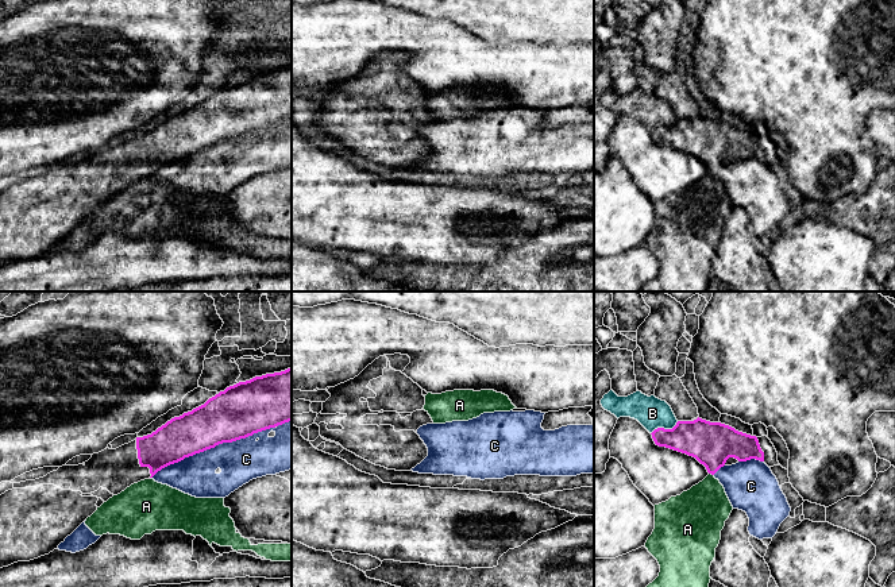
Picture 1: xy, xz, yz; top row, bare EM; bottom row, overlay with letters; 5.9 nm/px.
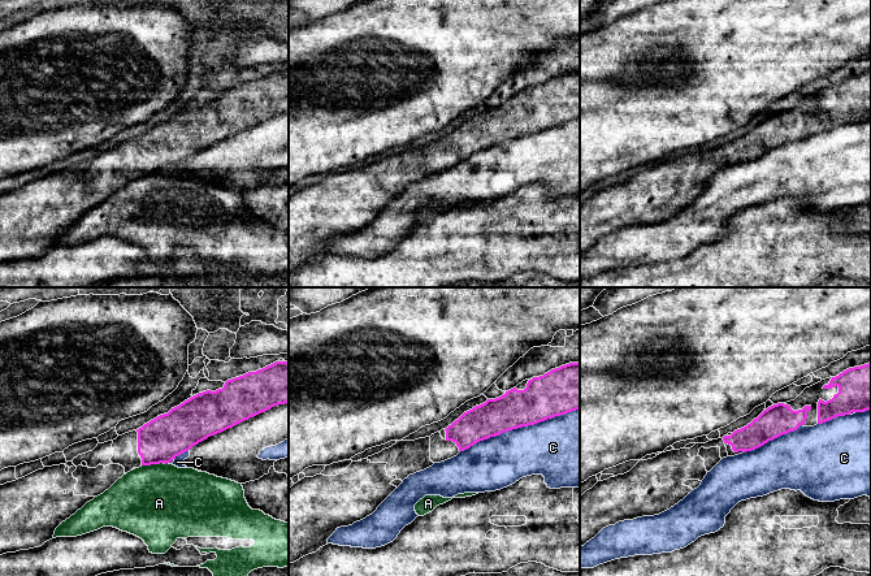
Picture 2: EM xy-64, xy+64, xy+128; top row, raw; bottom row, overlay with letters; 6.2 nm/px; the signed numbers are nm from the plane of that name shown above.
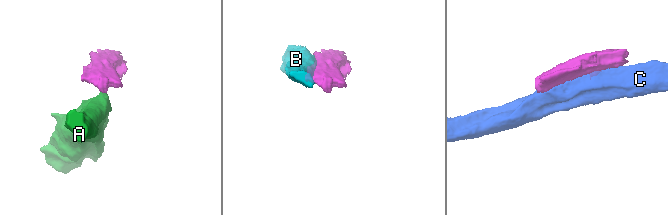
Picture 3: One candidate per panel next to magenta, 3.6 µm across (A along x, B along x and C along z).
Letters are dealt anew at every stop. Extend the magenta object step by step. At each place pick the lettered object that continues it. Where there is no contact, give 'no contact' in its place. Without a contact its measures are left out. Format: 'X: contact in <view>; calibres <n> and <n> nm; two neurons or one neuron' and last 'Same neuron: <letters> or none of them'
A: contact in yz; calibres 260 and 320 nm; two neurons
B: contact in yz; calibres 240 and 190 nm; two neurons
C: contact in xy; calibres 300 and 260 nm; two neurons
Same neuron: none of them

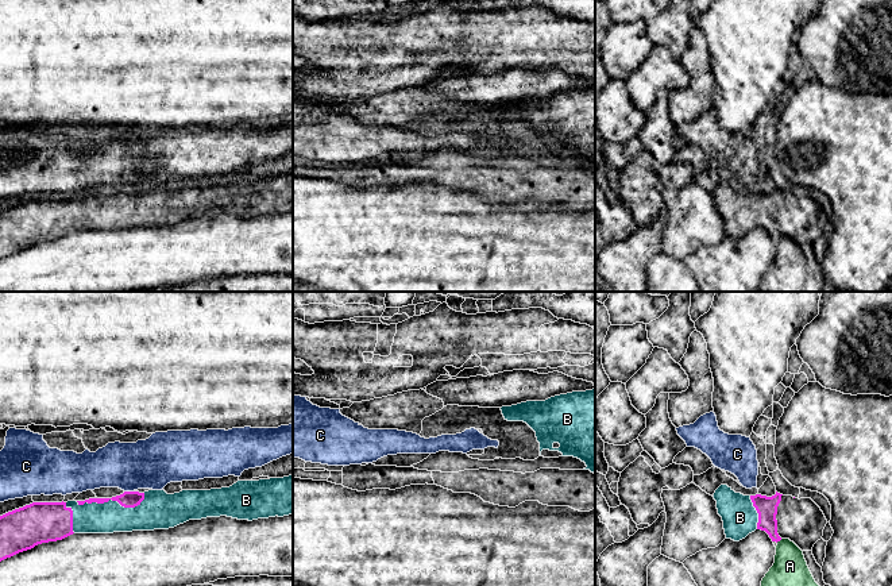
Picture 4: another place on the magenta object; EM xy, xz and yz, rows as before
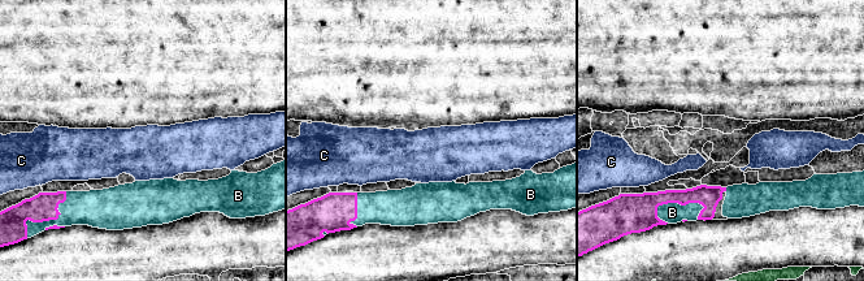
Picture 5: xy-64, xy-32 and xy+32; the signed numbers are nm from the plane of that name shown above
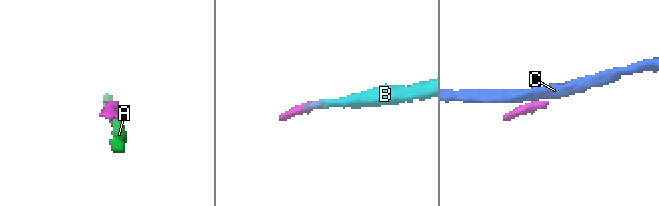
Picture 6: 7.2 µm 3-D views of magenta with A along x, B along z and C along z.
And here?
A: contact in yz; calibres 130 and 280 nm; two neurons
B: contact in xy; calibres 100 and 190 nm; one neuron
C: contact in xy; calibres 100 and 300 nm; two neurons
Same neuron: B

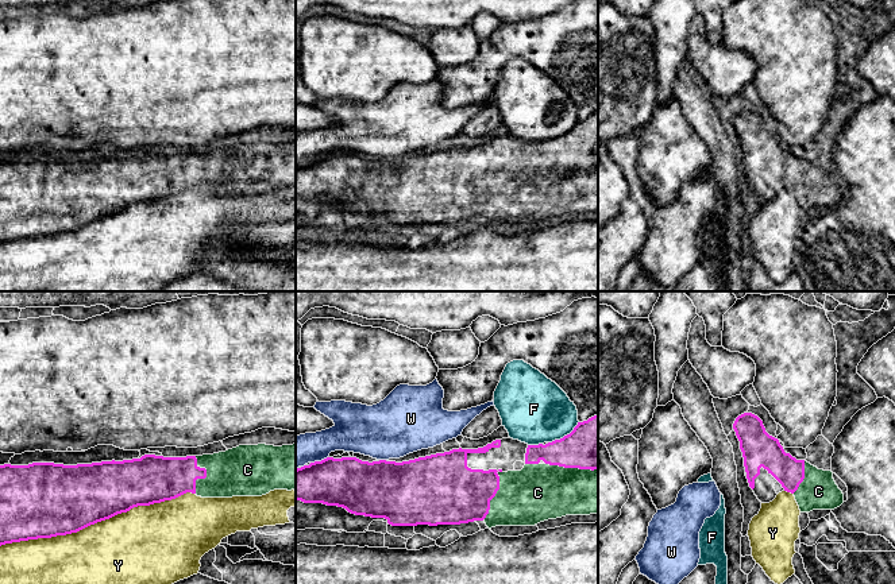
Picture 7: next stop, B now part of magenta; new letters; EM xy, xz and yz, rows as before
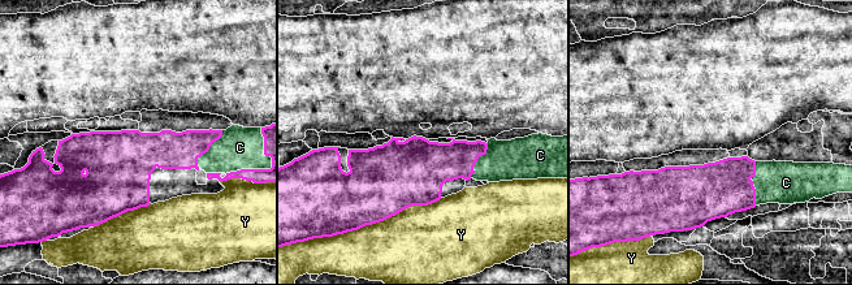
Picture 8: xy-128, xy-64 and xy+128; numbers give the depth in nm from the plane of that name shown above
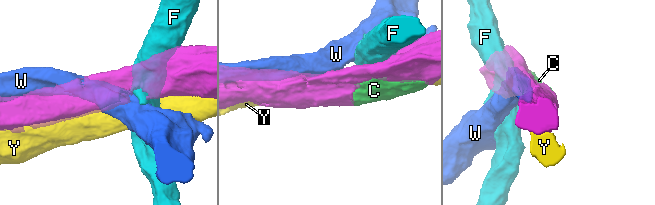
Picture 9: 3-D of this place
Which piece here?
C: contact in xz; calibres 300 and 340 nm; one neuron
F: contact in xz; calibres 300 and 400 nm; two neurons
W: contact in xz; calibres 300 and 220 nm; two neurons
Y: contact in xy; calibres 420 and 480 nm; two neurons
Same neuron: C

